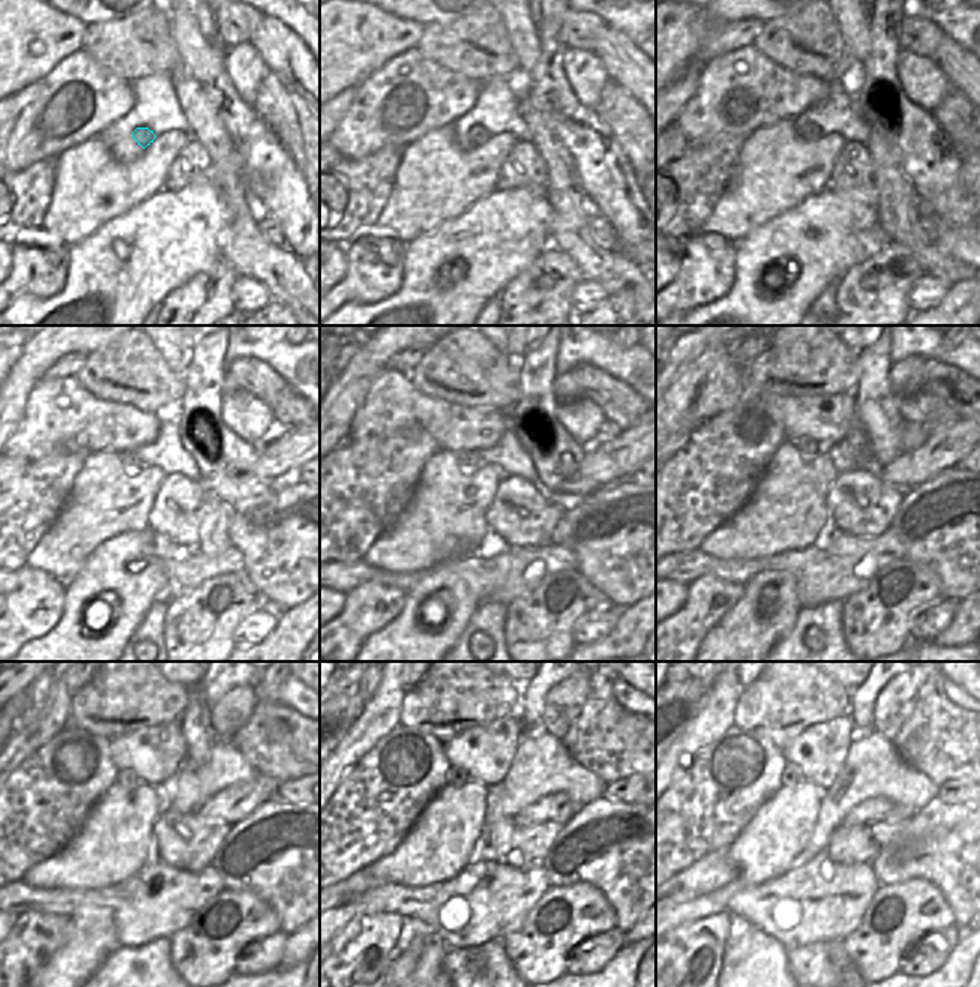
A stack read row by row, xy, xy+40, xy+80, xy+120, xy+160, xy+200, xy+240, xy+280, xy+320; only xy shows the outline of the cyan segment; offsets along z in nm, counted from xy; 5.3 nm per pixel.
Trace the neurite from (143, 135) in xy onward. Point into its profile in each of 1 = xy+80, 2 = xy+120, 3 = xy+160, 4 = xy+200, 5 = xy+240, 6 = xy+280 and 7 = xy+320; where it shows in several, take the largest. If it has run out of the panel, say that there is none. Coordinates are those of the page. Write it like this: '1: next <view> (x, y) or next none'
1: next xy+80 (811, 134)
2: next xy+120 (131, 462)
3: next xy+160 (467, 459)
4: next xy+200 (805, 446)
5: next xy+240 (126, 779)
6: next xy+280 (456, 777)
7: next xy+320 (791, 774)

